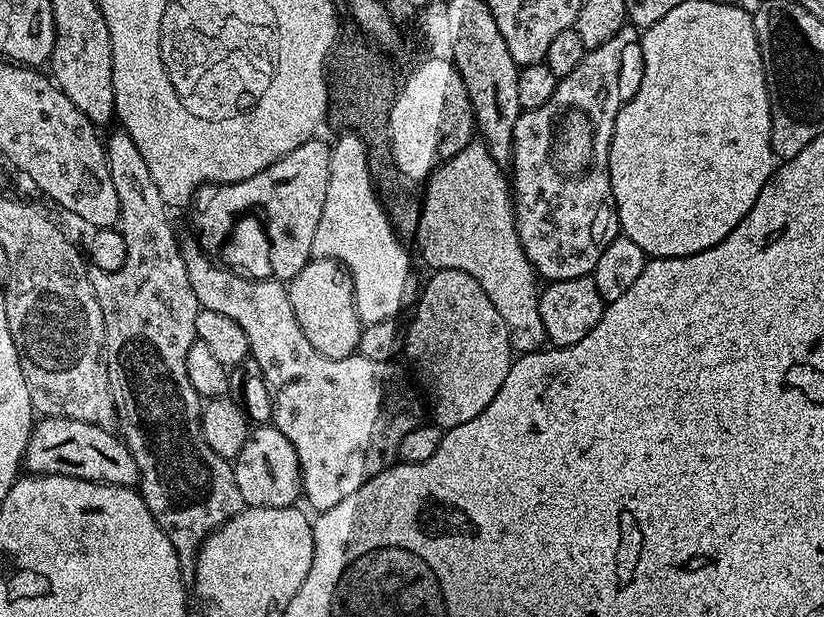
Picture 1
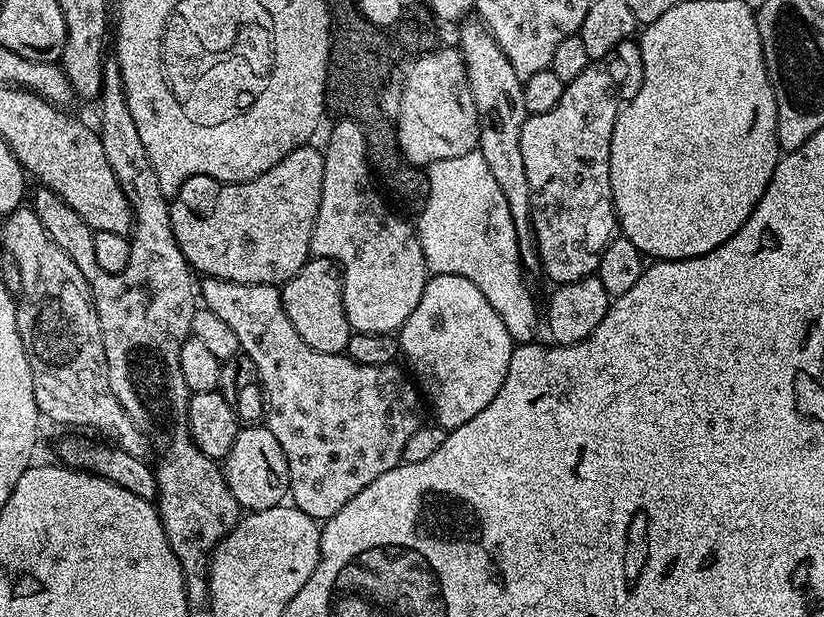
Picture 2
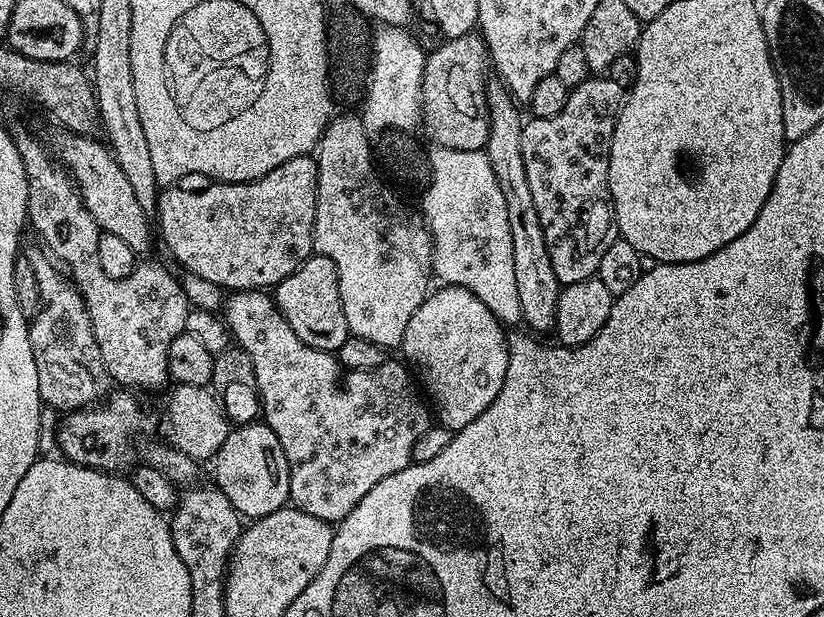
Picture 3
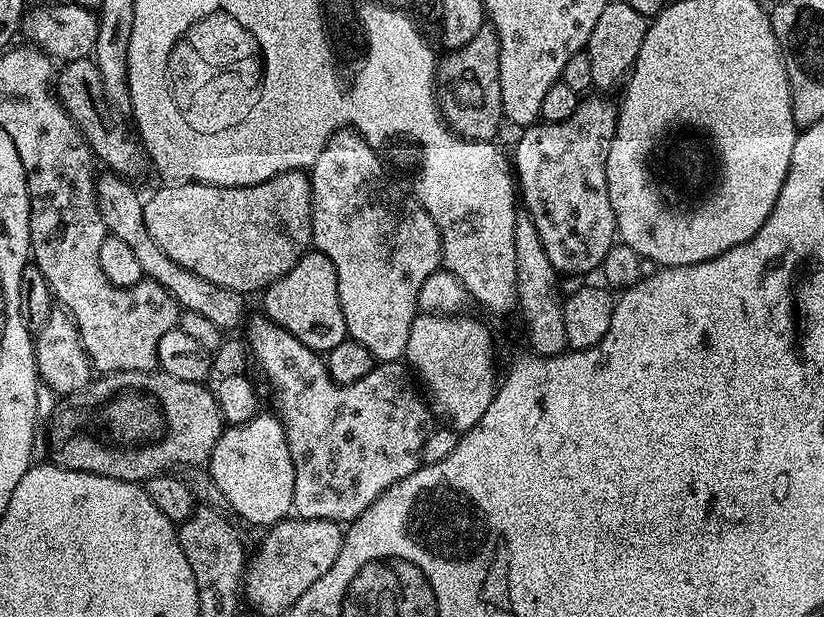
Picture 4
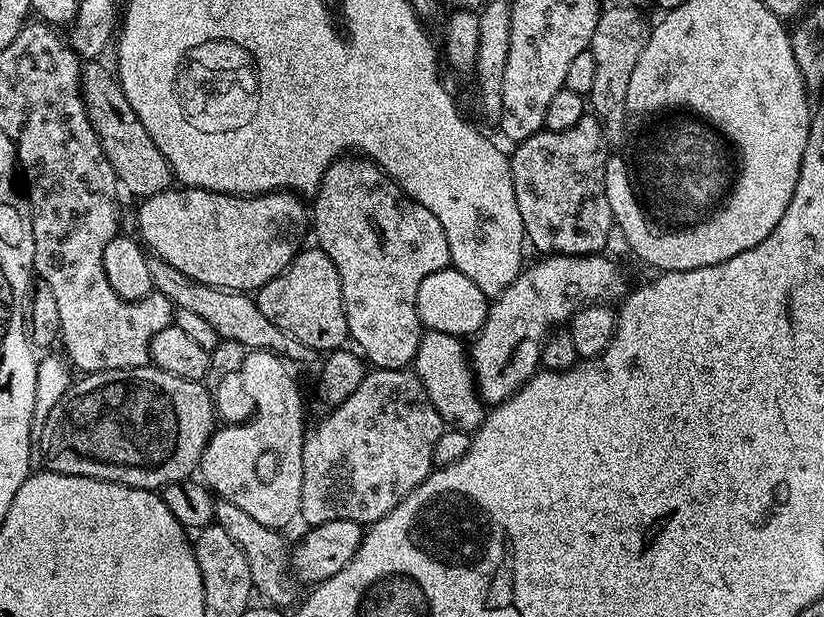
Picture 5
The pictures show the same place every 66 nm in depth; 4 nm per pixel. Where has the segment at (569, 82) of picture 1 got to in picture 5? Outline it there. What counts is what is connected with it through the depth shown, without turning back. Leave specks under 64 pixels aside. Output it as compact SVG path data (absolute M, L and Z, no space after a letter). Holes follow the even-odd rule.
M585 114L578 122L578 126L574 126L570 130L558 130L557 132L549 132L541 130L536 132L530 138L519 141L515 145L516 148L510 152L512 161L512 181L514 182L514 198L518 202L518 214L522 214L522 226L524 234L529 245L532 244L540 251L540 254L549 256L594 256L605 251L604 248L608 244L608 235L614 232L614 221L612 211L610 210L610 202L606 202L606 186L604 185L604 167L610 155L609 141L604 134L604 128L600 125L600 121L595 115Z

